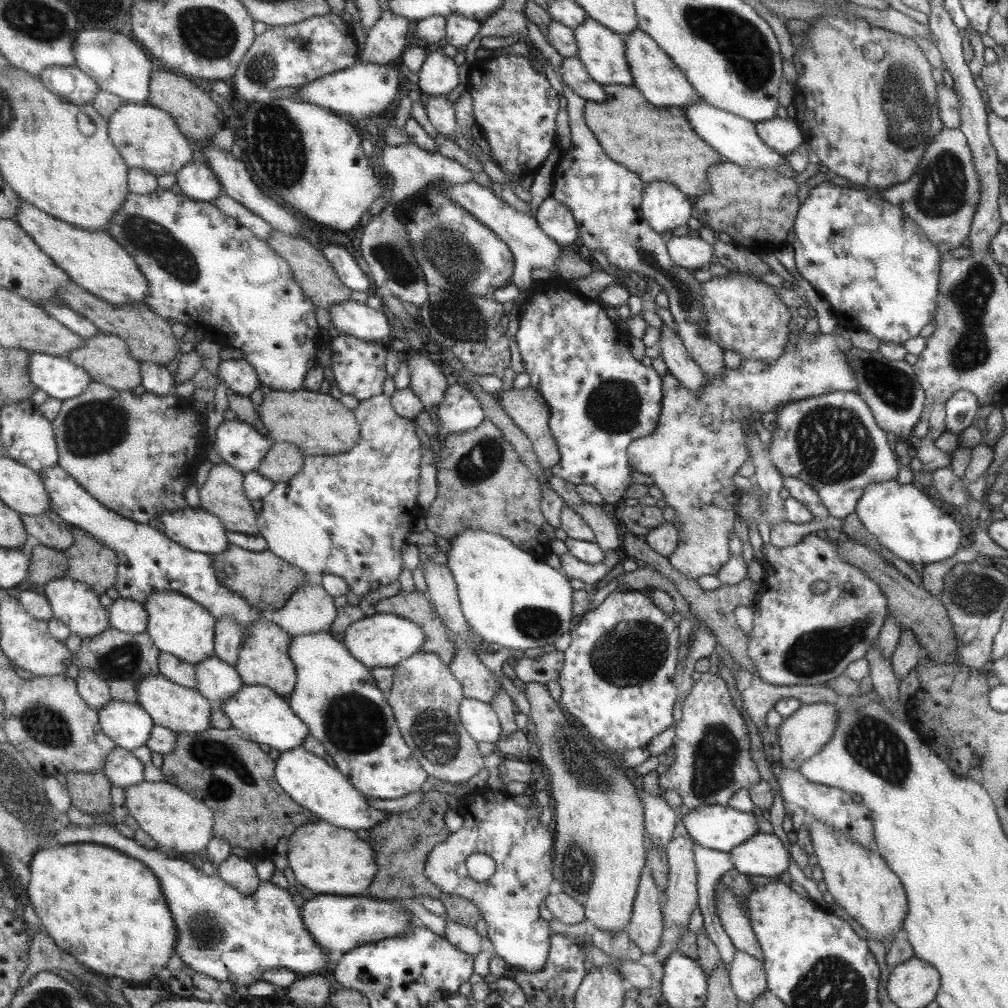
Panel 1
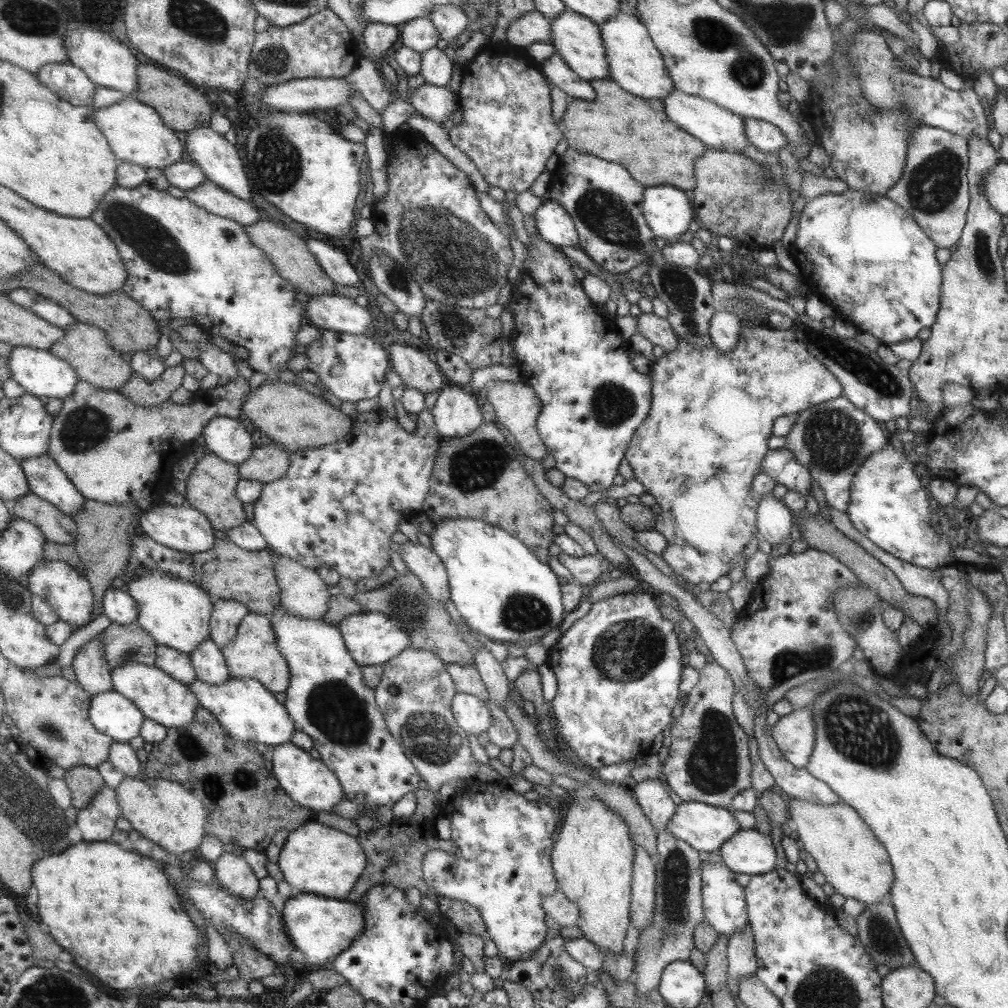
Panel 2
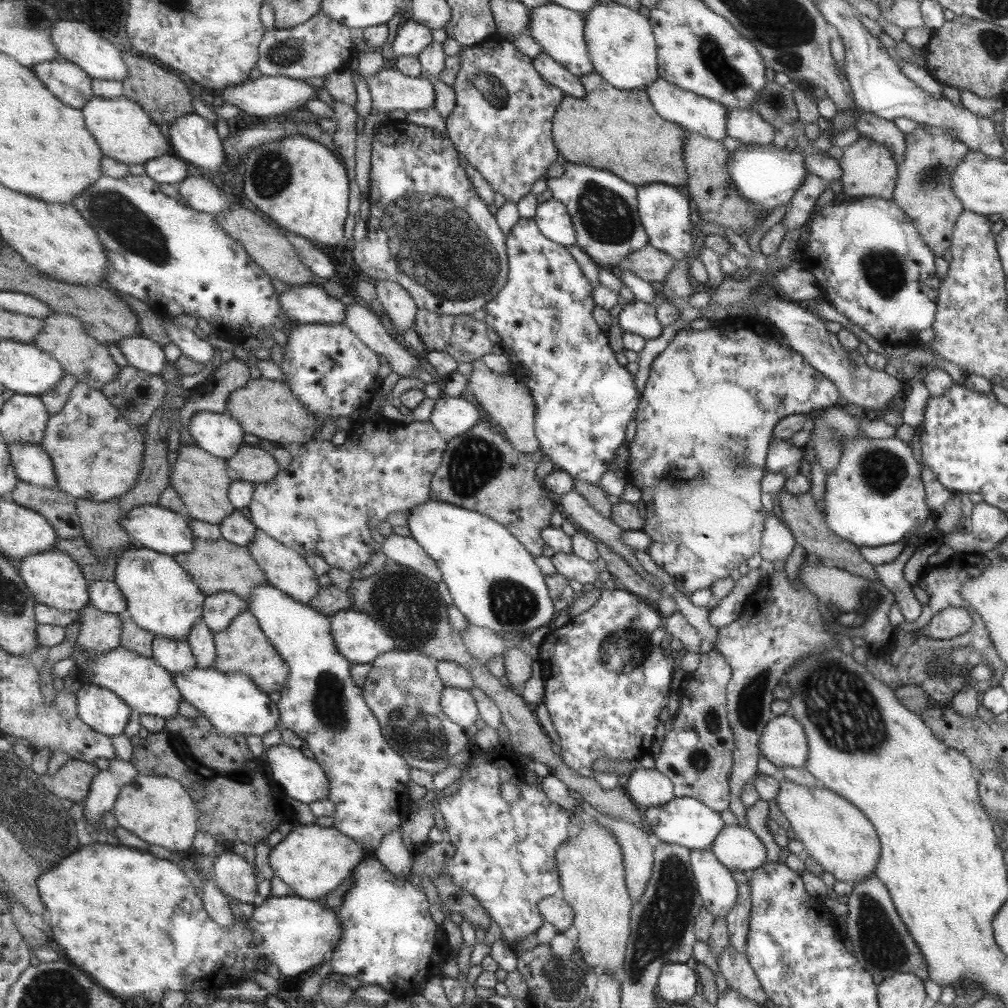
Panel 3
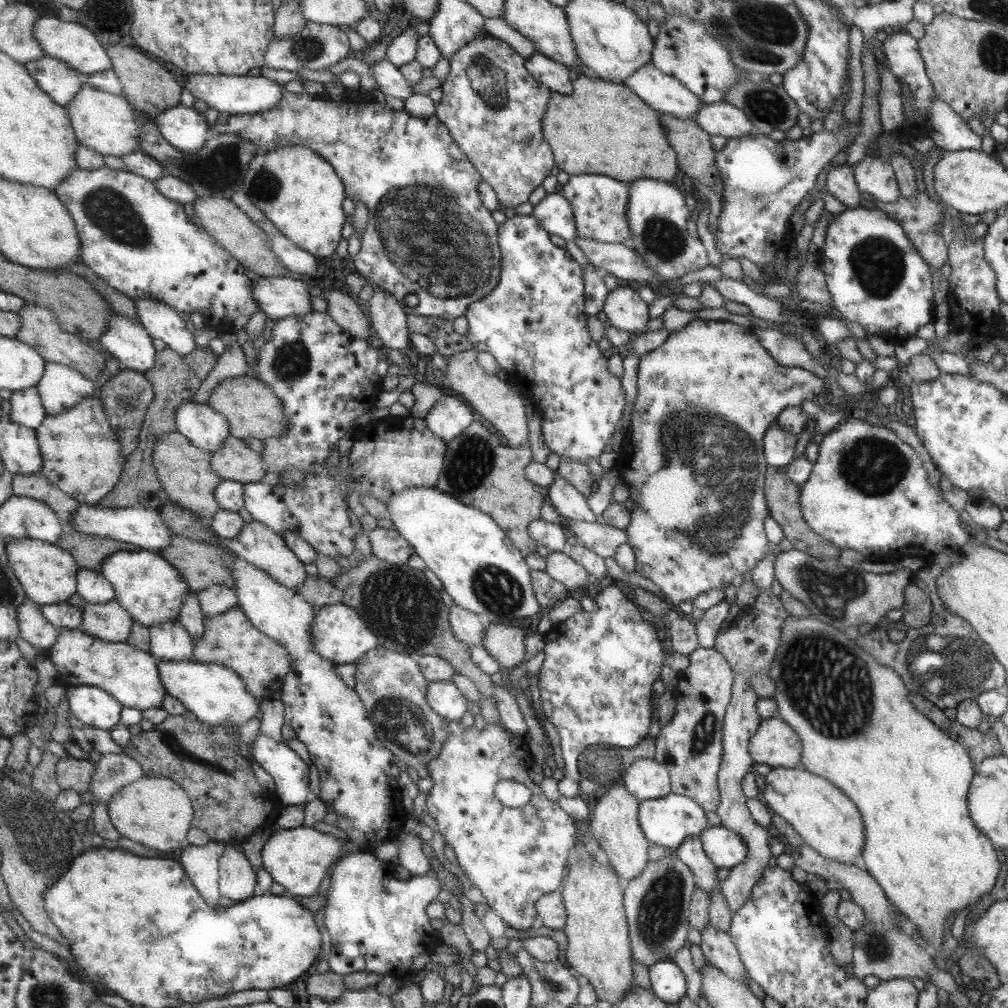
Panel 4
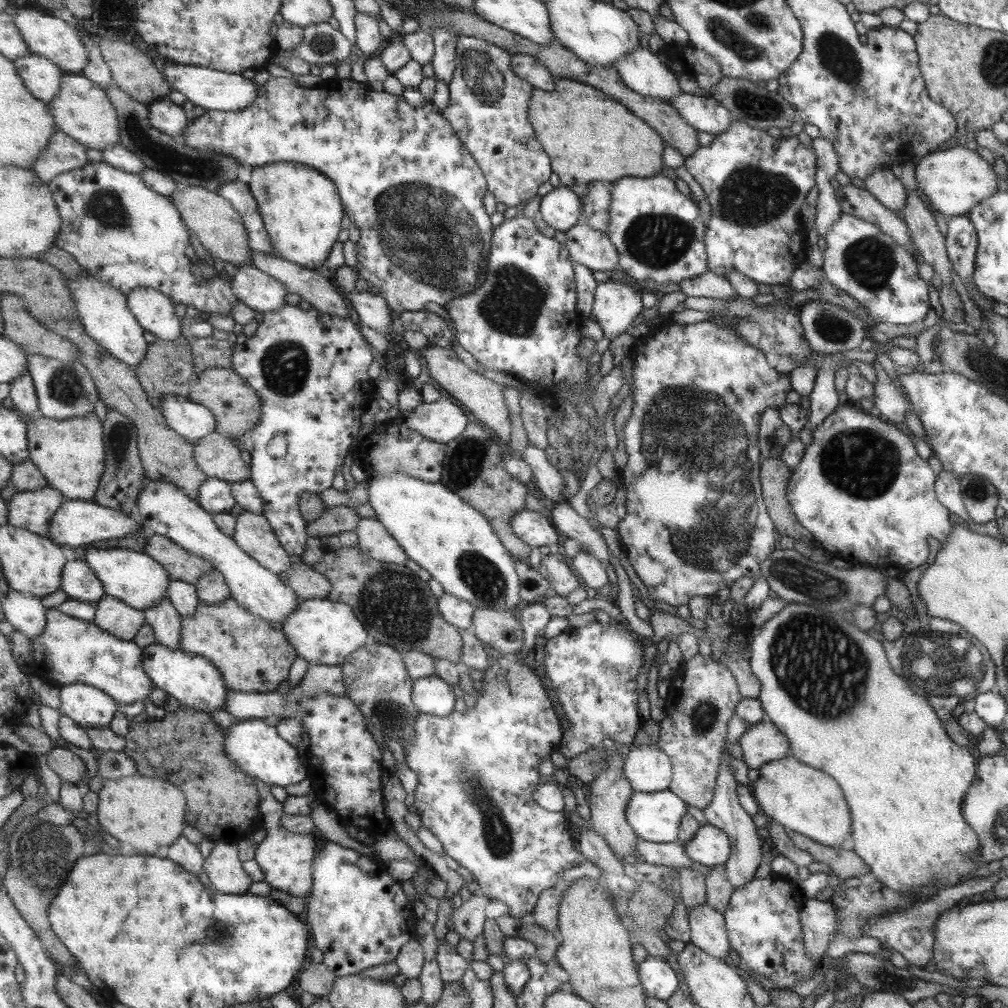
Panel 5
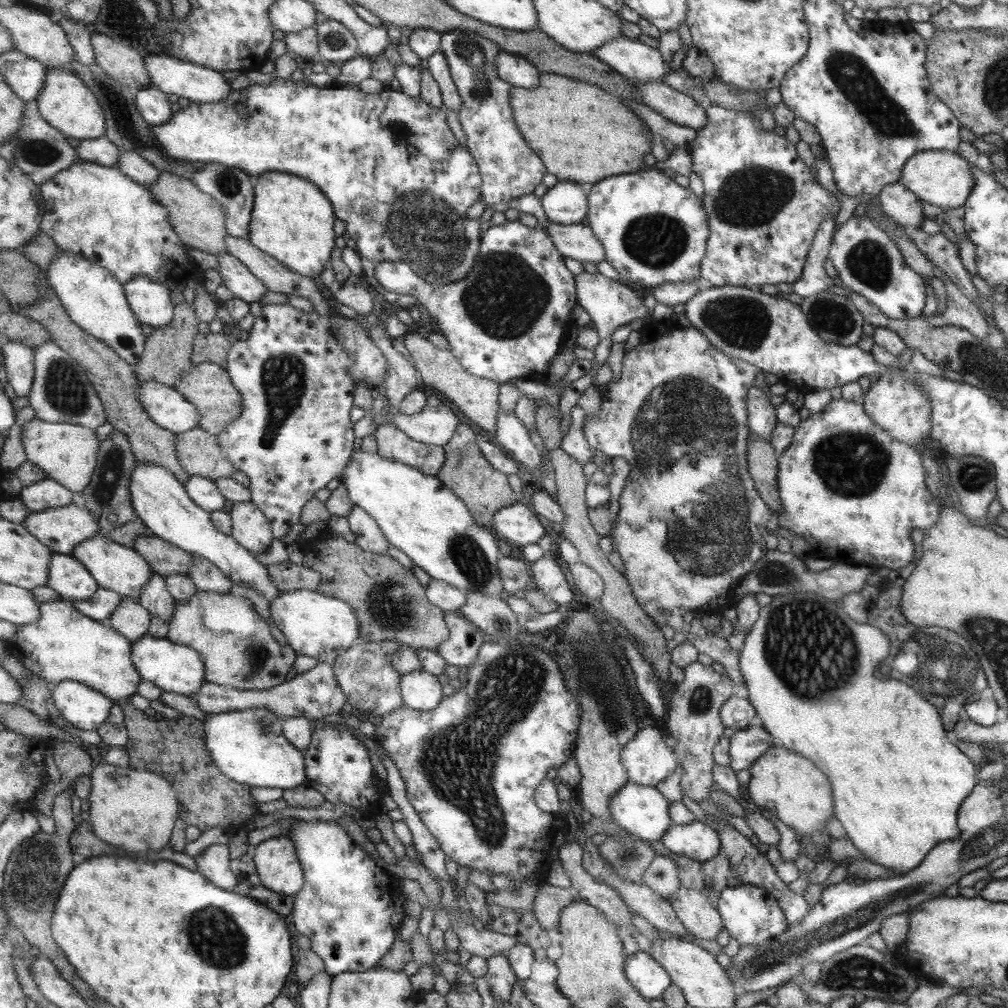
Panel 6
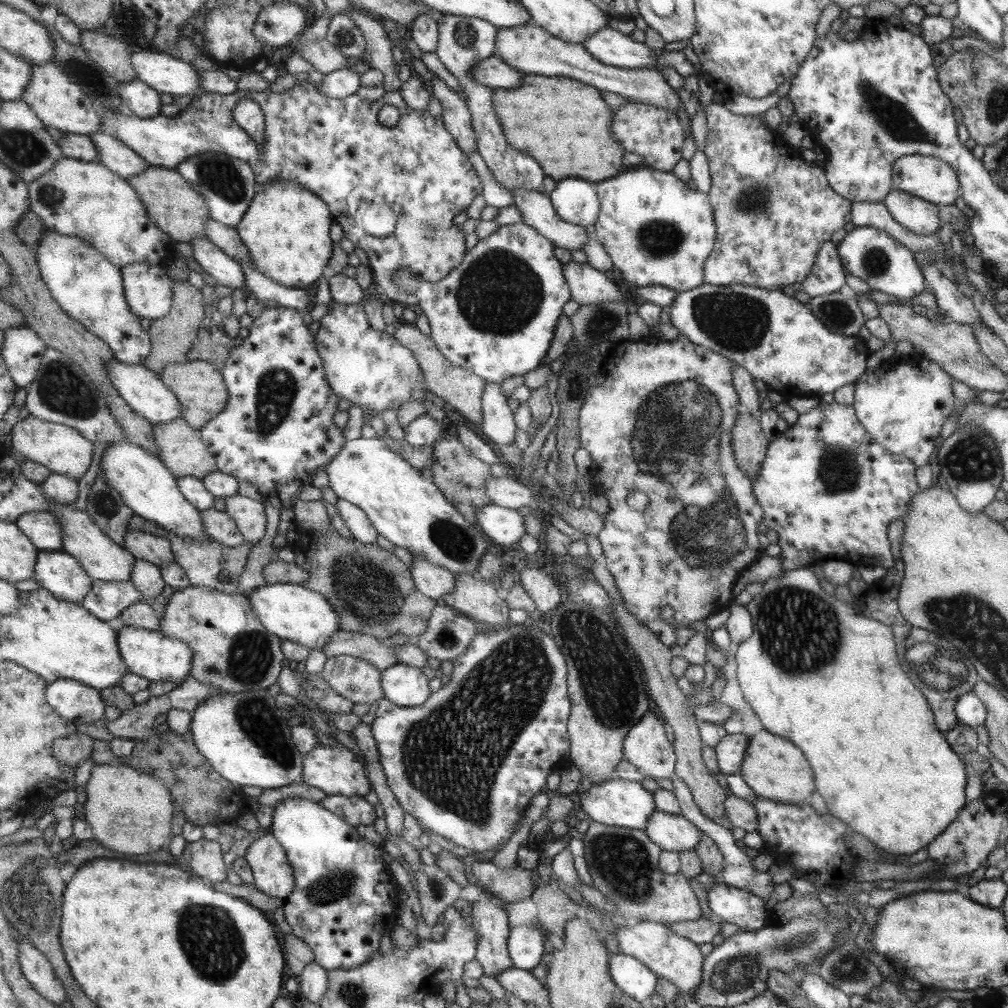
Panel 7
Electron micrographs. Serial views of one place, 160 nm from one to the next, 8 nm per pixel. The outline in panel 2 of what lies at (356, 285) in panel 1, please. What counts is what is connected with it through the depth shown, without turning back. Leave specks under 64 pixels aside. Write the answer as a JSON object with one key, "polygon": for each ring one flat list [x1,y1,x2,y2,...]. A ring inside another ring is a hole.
{"polygon":[[309,240,306,243,317,260,320,261,324,271,335,280,335,283,343,284,343,286,354,286,357,282,357,274,351,268,351,264,347,262,343,252,339,252,337,248,333,248,331,244,321,242,321,240]]}

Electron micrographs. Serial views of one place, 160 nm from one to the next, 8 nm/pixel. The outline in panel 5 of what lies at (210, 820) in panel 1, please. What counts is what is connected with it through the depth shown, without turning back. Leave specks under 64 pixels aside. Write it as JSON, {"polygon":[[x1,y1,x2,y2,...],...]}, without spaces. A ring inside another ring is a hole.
{"polygon":[[137,772,119,780,103,782,98,792,101,826,121,842,129,842,140,854,153,855,161,846,171,846,184,835,188,800,179,786]]}

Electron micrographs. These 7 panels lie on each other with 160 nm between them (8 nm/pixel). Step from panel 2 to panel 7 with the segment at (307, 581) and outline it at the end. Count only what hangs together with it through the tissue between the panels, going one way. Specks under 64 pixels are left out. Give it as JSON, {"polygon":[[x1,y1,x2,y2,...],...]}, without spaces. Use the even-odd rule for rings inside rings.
{"polygon":[[241,494,227,497,226,512,238,524,247,544,257,544,265,538,268,532,268,514,261,500,257,502]]}

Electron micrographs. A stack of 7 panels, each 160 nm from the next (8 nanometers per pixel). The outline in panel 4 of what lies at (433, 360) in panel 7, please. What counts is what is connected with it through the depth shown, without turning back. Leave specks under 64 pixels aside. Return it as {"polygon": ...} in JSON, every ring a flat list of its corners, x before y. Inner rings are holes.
{"polygon":[[470,348,461,352,445,355,445,368,443,371,442,384,448,386,453,392,457,392,463,400,467,400,468,406,472,407,481,418,485,418,513,448,527,443,527,425,523,410,523,396,525,392,511,390,506,381,501,381,493,374,487,374,479,368,475,362,477,350]]}

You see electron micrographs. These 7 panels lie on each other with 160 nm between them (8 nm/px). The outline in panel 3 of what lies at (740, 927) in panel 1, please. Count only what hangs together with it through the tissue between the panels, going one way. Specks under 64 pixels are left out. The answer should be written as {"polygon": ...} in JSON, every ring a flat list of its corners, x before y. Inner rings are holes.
{"polygon":[[709,848,689,851,689,864,696,880,698,893,713,916,724,917,736,897,735,880]]}

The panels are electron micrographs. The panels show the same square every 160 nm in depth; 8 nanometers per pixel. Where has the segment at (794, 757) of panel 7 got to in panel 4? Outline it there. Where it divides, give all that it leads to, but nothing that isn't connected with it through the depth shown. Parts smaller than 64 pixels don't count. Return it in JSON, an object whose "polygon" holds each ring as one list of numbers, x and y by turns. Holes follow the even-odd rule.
{"polygon":[[772,767,764,776,765,786,760,799,789,823,803,843,829,860,845,864,859,864,865,840,864,823,860,811,831,781,807,772,805,768]]}

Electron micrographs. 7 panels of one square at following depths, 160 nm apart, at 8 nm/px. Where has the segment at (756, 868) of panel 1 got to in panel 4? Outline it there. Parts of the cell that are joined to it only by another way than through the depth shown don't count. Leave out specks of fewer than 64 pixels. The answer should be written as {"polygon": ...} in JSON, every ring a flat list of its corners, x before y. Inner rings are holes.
{"polygon":[[714,826,705,828,698,836,702,851,715,868,735,867,747,855,747,844,732,829]]}

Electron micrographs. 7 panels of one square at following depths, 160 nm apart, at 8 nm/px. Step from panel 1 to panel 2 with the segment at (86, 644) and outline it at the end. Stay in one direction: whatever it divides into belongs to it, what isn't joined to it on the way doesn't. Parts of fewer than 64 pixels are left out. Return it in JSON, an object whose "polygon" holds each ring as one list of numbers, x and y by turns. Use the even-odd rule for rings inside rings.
{"polygon":[[139,621,133,624,112,622,101,634,106,657,111,670,127,661,143,663,149,666,156,664,158,644]]}

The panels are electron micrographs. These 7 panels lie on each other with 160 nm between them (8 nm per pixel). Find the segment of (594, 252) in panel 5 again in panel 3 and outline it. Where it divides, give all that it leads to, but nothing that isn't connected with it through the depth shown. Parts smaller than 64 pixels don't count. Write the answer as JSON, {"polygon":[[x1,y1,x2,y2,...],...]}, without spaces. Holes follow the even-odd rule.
{"polygon":[[647,244,643,248,640,248,639,251,630,252,627,259,623,259,616,266,610,267,609,269,610,271,617,272,624,268,624,270,628,270,641,280,645,280,654,285,661,285,674,264,675,262,672,256]]}

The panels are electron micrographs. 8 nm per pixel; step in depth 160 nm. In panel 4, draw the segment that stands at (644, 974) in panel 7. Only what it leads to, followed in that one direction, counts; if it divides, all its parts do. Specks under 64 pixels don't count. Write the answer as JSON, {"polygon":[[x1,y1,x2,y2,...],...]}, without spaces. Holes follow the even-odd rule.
{"polygon":[[659,961,648,968,651,992,658,999,667,1004,677,1004,679,1000,687,996,688,982,685,981,684,973,677,964]]}

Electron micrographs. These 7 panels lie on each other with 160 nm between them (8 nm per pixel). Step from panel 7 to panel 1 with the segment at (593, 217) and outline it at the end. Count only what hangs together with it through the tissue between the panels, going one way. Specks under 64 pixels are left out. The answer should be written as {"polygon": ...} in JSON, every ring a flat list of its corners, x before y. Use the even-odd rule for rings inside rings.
{"polygon":[[552,196,539,201,534,216,545,236,561,247,571,246,571,242,577,240,578,228,570,209]]}

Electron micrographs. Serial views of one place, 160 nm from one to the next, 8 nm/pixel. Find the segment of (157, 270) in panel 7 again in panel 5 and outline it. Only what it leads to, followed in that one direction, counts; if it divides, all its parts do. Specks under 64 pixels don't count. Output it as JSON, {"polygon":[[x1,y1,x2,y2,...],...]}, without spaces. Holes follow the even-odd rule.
{"polygon":[[137,287,128,294,129,307,141,326,159,339,177,340,183,335,181,318,170,296,151,287]]}

